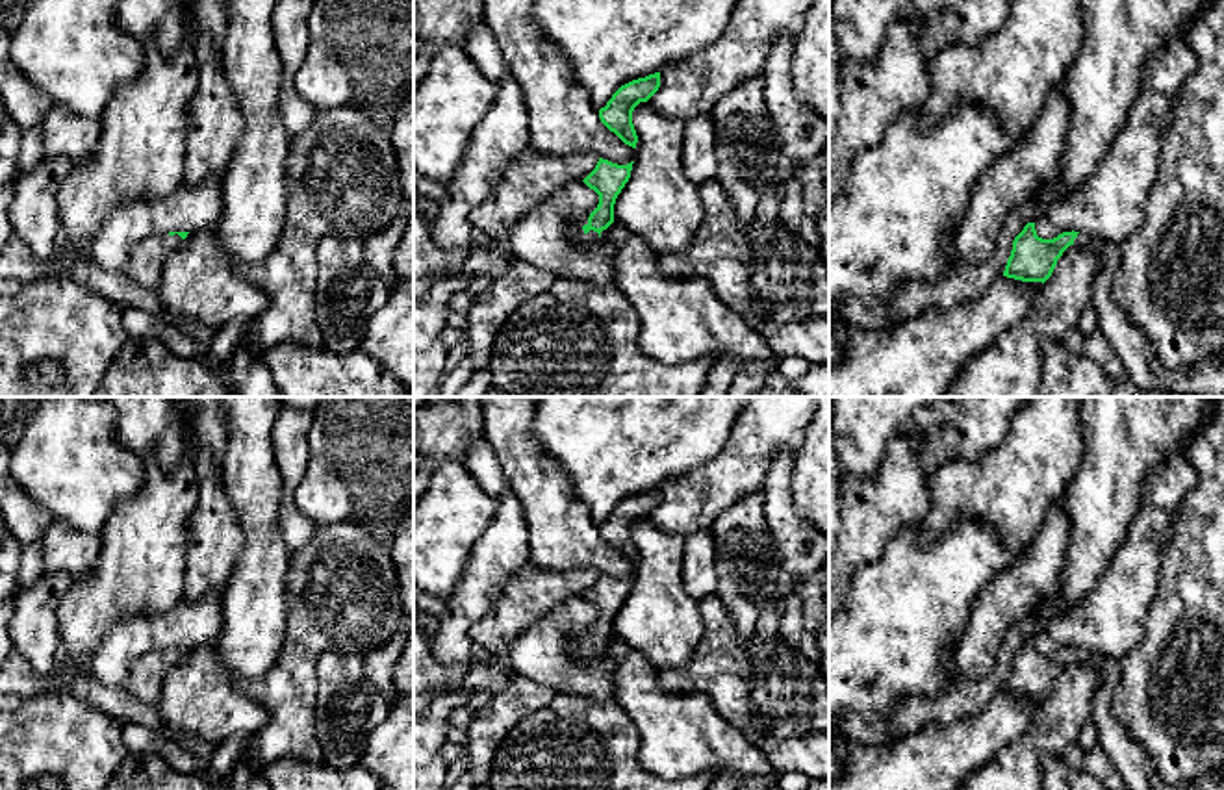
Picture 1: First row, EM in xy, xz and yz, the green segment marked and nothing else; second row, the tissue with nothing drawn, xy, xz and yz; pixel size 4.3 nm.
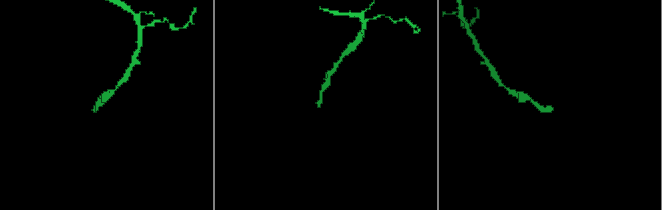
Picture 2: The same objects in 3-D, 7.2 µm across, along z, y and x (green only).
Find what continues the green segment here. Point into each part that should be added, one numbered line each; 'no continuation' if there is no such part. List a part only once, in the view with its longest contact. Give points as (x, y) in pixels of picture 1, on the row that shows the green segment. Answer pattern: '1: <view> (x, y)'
1: xz (575, 225)

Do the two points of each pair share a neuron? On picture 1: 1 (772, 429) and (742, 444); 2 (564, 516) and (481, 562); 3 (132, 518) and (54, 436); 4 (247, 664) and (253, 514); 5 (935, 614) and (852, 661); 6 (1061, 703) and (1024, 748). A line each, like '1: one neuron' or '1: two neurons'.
1: one neuron
2: two neurons
3: two neurons
4: one neuron
5: one neuron
6: one neuron

